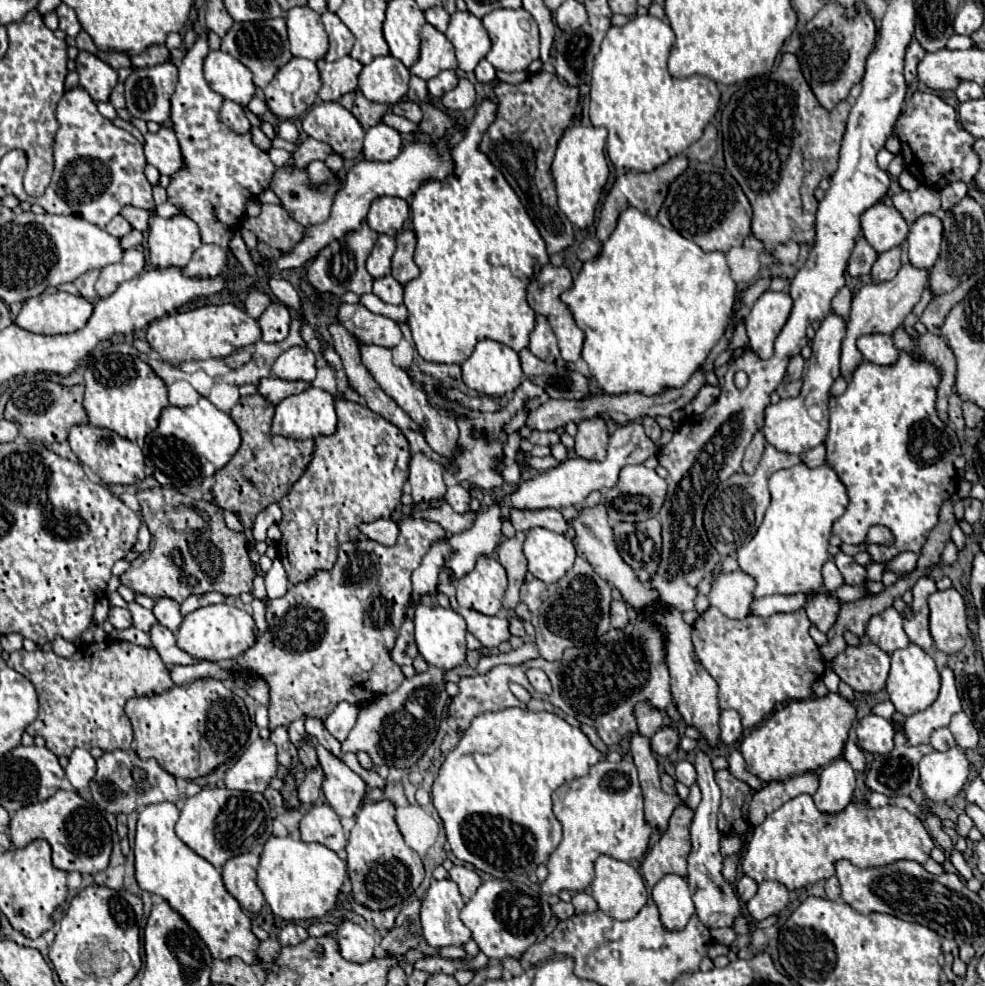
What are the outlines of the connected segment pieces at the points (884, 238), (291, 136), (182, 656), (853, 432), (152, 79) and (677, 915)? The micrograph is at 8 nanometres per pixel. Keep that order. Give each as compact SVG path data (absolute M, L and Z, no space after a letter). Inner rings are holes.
M878 202L868 208L862 214L860 224L864 238L876 252L896 248L908 238L908 224L902 214L894 206L888 206L884 202Z
M282 120L280 126L278 126L278 136L282 140L288 140L288 142L298 142L298 128L294 122L290 120Z
M154 624L152 630L150 630L150 638L152 638L152 646L156 646L160 658L168 666L174 666L174 664L196 664L198 662L196 658L186 654L182 648L178 648L176 638L174 638L174 634L168 628L164 628L160 624Z
M902 350L900 356L898 356L898 360L896 360L894 364L890 364L890 366L878 366L878 364L872 364L872 362L862 362L862 364L858 364L858 368L854 370L852 380L850 380L846 392L840 394L840 396L836 396L834 400L830 400L830 434L828 434L828 438L826 438L826 458L824 458L824 460L826 460L826 466L830 466L830 468L838 474L840 482L846 486L848 500L850 500L846 512L834 522L834 534L840 536L846 544L860 544L860 542L866 542L868 528L872 528L872 526L886 526L886 528L892 532L892 536L894 536L894 544L892 544L892 546L868 544L868 552L872 554L872 560L874 560L874 562L890 560L890 558L894 558L896 554L900 554L900 552L904 552L904 550L920 552L922 546L924 546L924 542L926 542L928 532L930 532L930 530L936 526L936 522L938 522L938 510L940 510L942 502L956 492L958 472L956 472L952 460L962 454L962 448L960 448L960 442L958 442L958 438L956 438L954 428L948 428L948 426L936 416L934 404L936 404L936 388L938 388L938 384L940 384L940 368L938 368L936 364L932 364L932 362L928 362L928 360L914 358L914 354ZM854 416L856 416L858 422L862 422L860 428L864 430L864 440L860 438L860 432L858 432L858 428L856 428L858 422L854 422Z
M172 62L148 70L134 68L124 80L126 110L144 122L168 124L170 96L178 84L178 70Z
M668 874L654 888L652 898L660 910L660 918L668 930L684 930L694 914L694 902L682 876Z

